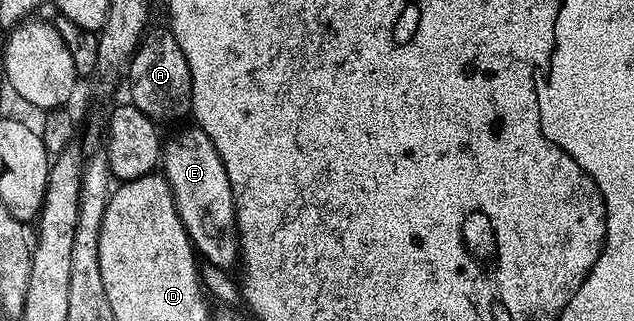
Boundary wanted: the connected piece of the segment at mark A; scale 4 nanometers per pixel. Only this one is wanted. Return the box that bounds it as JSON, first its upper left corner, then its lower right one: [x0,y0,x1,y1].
[128,28,192,123]

